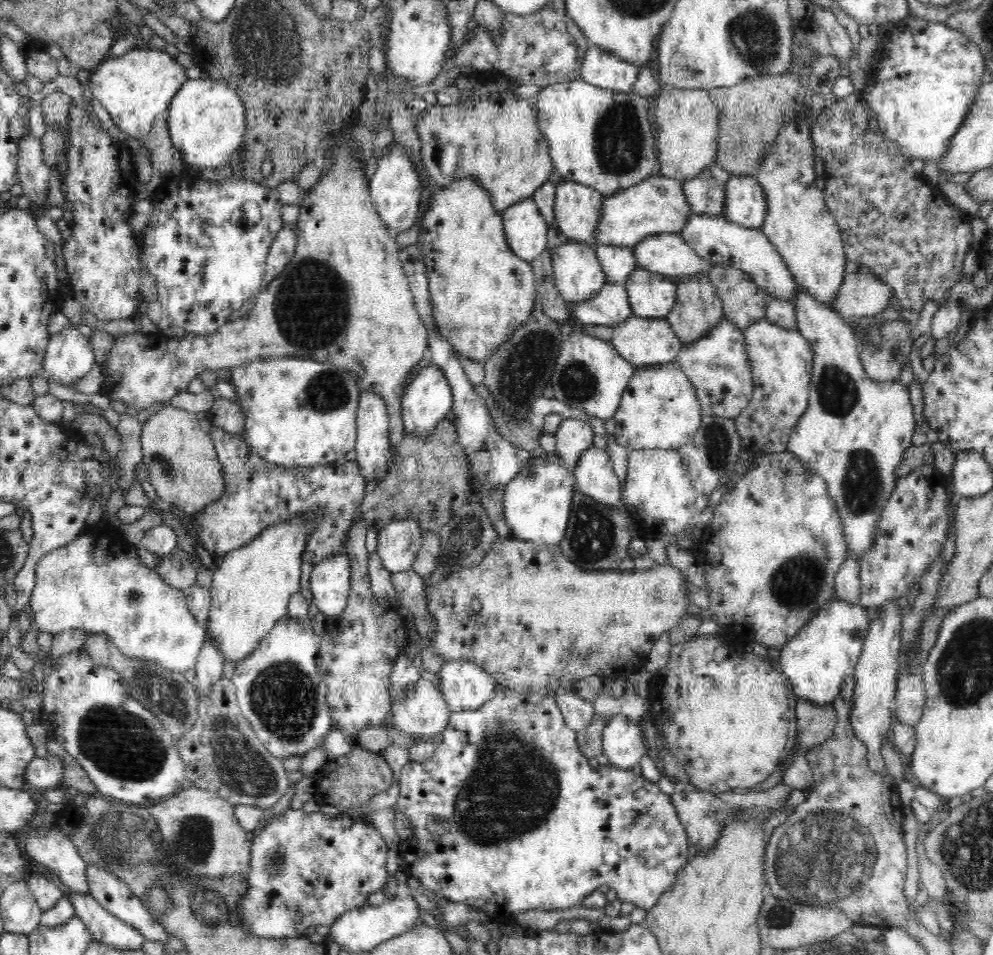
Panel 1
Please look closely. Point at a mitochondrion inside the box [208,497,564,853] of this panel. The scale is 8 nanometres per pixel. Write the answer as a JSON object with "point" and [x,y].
{"point":[513,789]}

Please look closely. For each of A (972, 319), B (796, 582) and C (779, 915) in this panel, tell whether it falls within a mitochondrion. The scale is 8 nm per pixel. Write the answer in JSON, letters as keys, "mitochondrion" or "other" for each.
{"A":"other","B":"mitochondrion","C":"mitochondrion"}

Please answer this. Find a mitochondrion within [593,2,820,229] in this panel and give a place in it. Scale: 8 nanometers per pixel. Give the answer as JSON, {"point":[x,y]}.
{"point":[754,35]}

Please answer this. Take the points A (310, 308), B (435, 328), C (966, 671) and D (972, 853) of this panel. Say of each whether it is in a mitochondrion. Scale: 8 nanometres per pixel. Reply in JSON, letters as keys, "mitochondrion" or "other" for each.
{"A":"mitochondrion","B":"other","C":"mitochondrion","D":"mitochondrion"}

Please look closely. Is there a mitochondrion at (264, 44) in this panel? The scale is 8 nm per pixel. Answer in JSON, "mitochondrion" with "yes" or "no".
{"mitochondrion":"yes"}

